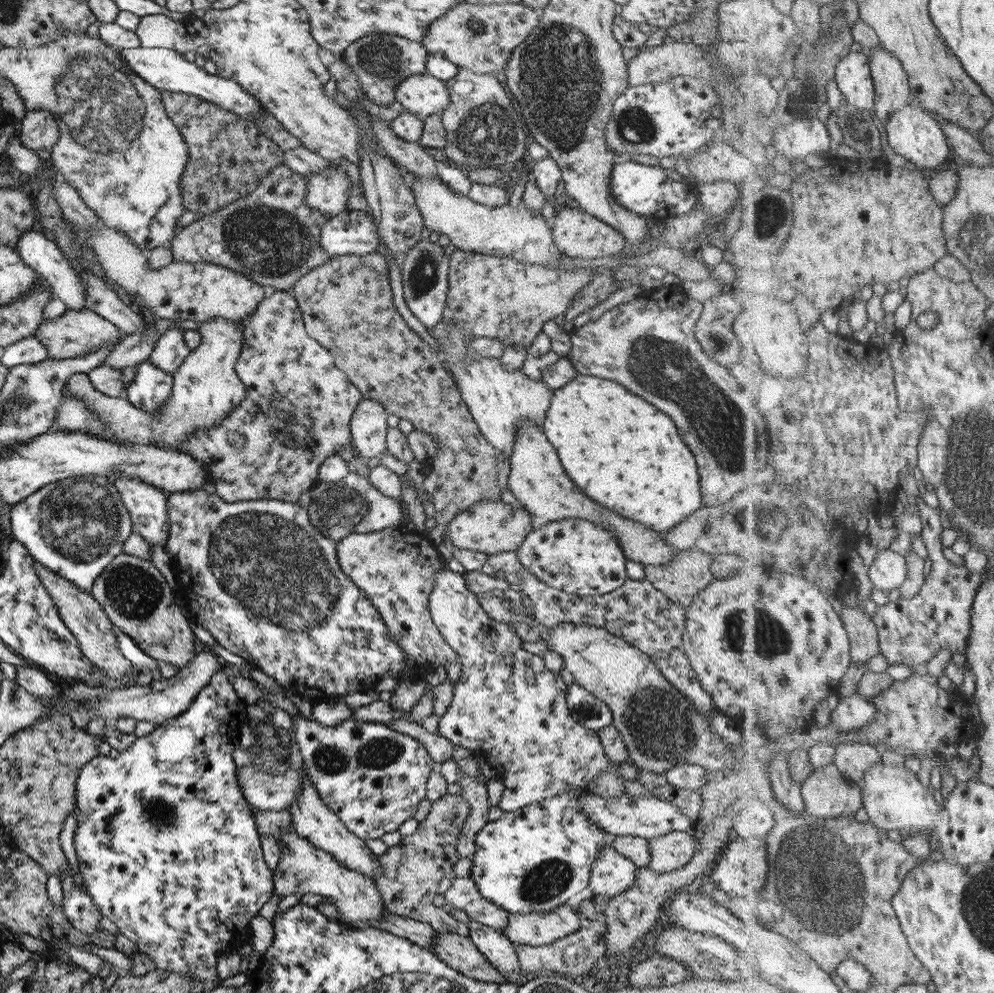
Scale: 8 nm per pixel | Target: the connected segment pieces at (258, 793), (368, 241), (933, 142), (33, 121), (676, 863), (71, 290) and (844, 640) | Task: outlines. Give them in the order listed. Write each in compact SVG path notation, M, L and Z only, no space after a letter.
M291 746L291 766L283 774L268 775L253 765L243 765L235 771L237 786L252 808L258 810L288 810L291 801L300 793L302 758L297 746Z
M345 209L321 226L319 246L331 256L366 255L378 251L377 230L368 213Z
M916 101L901 109L899 113L889 117L885 124L887 139L890 147L897 155L905 158L916 166L916 168L926 170L941 166L949 158L949 144L945 131L941 129L941 120L935 114L925 110Z
M45 110L26 111L18 121L17 140L37 154L46 153L57 142L59 128Z
M670 830L661 836L650 838L647 867L658 873L677 870L692 859L696 846L696 836L691 831Z
M29 229L18 236L14 250L31 270L50 284L53 298L62 300L67 309L81 310L84 308L84 286L78 274L70 267L69 261L53 242L47 240L41 233Z
M733 552L729 558L722 562L726 568L721 580L713 580L707 587L693 596L691 603L684 608L684 623L681 634L681 648L688 658L692 672L696 674L703 690L710 696L714 709L723 714L726 719L735 720L739 726L760 726L770 739L780 737L784 733L802 731L813 725L813 710L822 700L831 694L837 694L837 688L843 676L849 670L852 660L852 648L848 631L842 618L835 612L828 595L809 579L793 575L791 572L781 571L772 556L756 554L743 554Z

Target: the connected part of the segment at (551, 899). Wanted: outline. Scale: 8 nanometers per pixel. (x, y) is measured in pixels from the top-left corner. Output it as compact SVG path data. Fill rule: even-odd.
M570 788L538 803L503 813L497 820L488 821L476 834L469 875L479 894L495 906L511 914L549 912L566 901L576 900L586 892L589 869L594 858L611 843L613 836L588 820L578 807L578 796L591 793L585 788Z

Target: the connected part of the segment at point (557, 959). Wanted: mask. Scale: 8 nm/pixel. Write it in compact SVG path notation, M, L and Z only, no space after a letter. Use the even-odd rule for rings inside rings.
M603 919L587 920L575 932L562 936L559 940L543 946L529 946L527 944L513 944L518 956L518 966L521 974L537 972L537 970L551 970L559 974L584 975L590 968L605 955L604 934L606 925Z

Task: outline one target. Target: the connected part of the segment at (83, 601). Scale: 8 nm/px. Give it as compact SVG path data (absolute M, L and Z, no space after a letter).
M33 561L33 570L35 570L41 586L45 588L45 592L51 598L54 606L57 607L59 619L61 619L65 628L76 639L84 657L104 672L104 679L100 682L100 685L90 690L69 690L69 699L71 701L81 701L81 699L89 701L95 697L101 697L103 693L109 693L109 691L115 691L117 688L130 686L132 684L130 678L134 676L134 668L119 652L112 625L102 611L102 607L89 594L77 590L71 582L65 581L53 572L47 571L37 561Z

